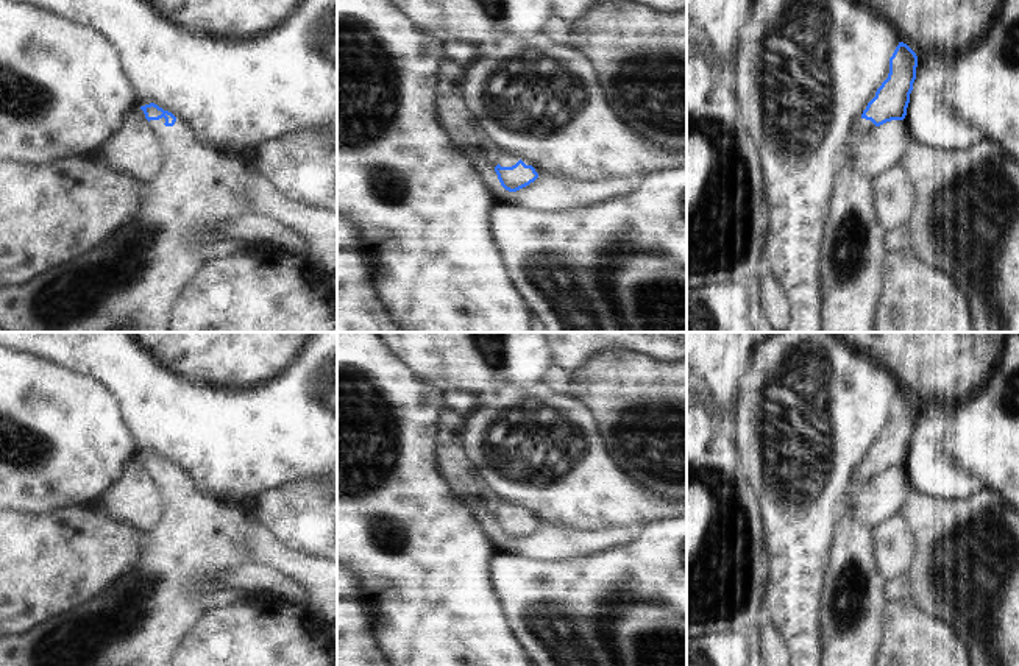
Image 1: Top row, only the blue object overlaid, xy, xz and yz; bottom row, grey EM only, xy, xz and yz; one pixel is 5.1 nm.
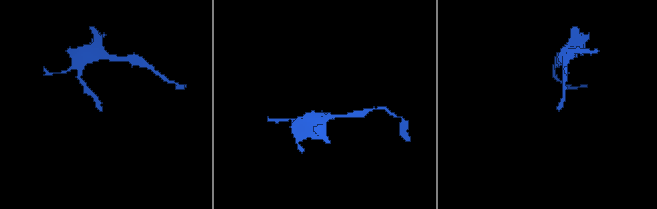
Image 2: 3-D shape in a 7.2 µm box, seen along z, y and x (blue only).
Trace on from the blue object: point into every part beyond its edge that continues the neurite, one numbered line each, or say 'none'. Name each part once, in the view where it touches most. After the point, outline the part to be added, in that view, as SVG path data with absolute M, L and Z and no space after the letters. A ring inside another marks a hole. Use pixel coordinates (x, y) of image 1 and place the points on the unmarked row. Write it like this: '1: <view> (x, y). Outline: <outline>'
1: xy (141, 619). Outline: M164 466L148 471L164 508L161 518L144 532L139 560L111 588L80 608L53 616L25 635L0 638L0 666L170 666L179 643L208 611L206 596L225 590L222 580L226 572L250 563L254 519L247 508L223 507L200 494L181 469L176 468L173 476L164 473Z

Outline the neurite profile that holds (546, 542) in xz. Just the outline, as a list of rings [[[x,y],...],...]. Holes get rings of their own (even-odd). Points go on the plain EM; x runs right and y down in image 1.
[[[443,407],[437,416],[434,435],[435,466],[449,490],[470,508],[487,529],[488,538],[499,551],[526,555],[532,560],[560,560],[599,554],[604,549],[630,543],[641,526],[577,530],[562,526],[538,526],[529,535],[509,541],[495,521],[499,498],[485,485],[473,463],[462,451],[465,418]]]

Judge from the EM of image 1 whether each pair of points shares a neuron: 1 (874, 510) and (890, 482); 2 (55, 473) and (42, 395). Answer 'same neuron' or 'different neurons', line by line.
1: same neuron
2: same neuron

